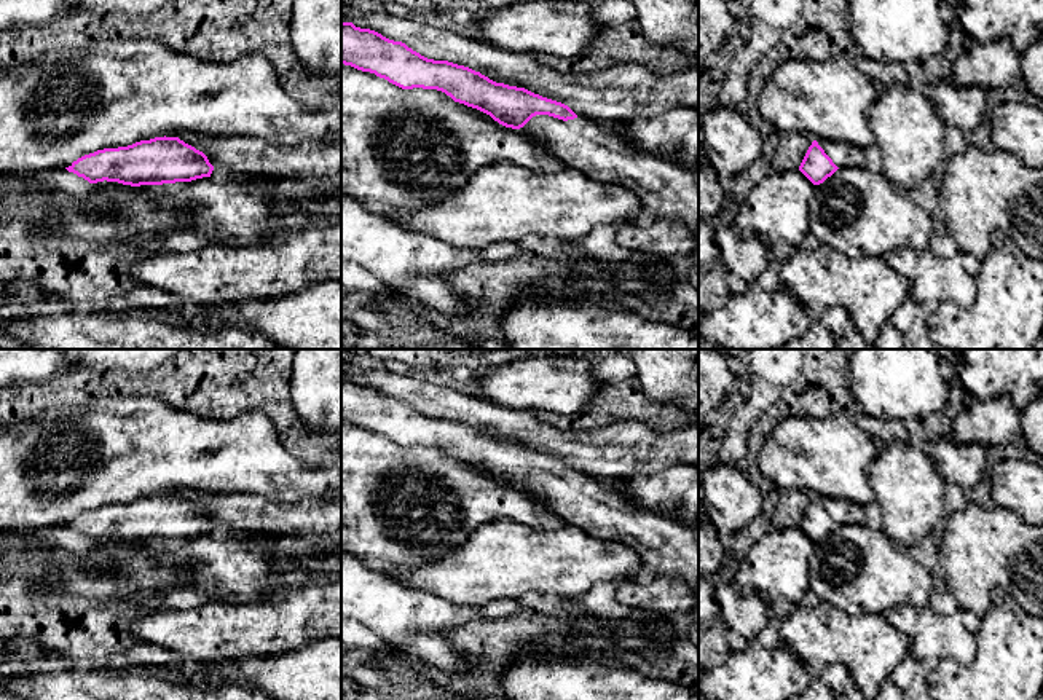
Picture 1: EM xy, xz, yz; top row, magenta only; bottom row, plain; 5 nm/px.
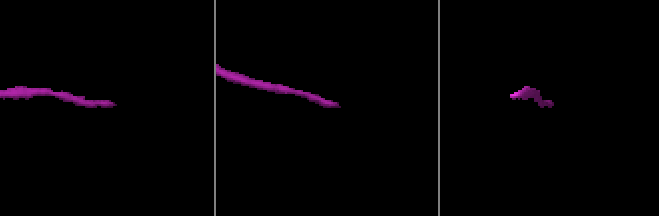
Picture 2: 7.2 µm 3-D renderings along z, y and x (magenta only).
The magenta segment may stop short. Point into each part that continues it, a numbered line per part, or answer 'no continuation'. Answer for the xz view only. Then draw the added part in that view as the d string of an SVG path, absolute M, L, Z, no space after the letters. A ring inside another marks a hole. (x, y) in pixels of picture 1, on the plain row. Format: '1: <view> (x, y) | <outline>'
1: xz (667, 547) | M533 474L522 488L541 499L544 507L563 525L573 525L593 537L614 539L632 547L643 560L649 576L673 576L686 582L699 600L699 541L697 531L659 513L633 505L614 485L590 477L558 477Z

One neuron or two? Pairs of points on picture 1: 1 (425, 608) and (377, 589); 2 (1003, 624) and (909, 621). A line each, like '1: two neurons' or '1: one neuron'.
1: one neuron
2: two neurons

